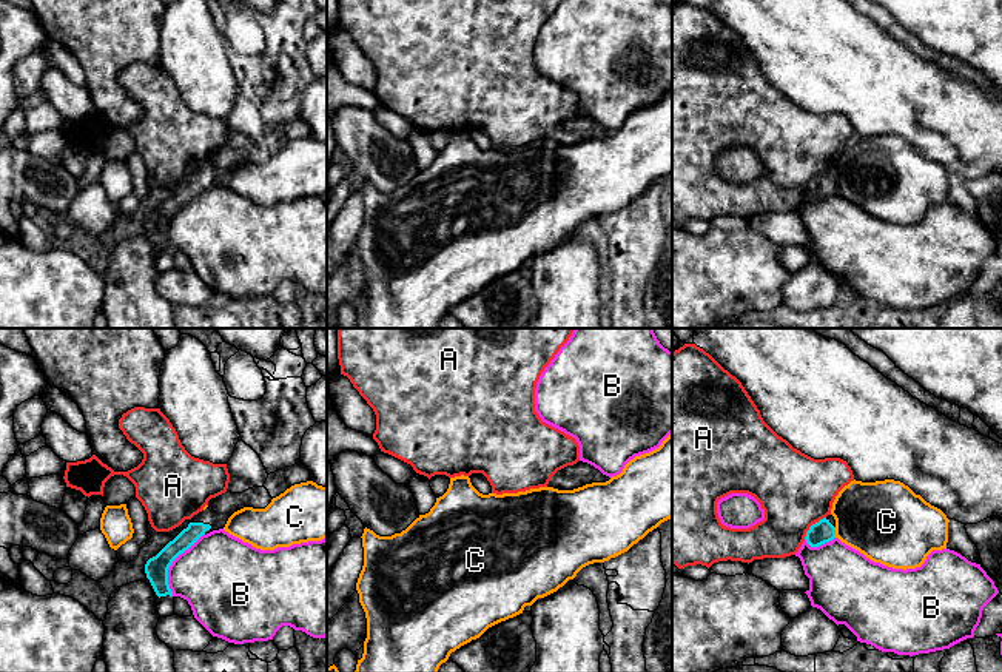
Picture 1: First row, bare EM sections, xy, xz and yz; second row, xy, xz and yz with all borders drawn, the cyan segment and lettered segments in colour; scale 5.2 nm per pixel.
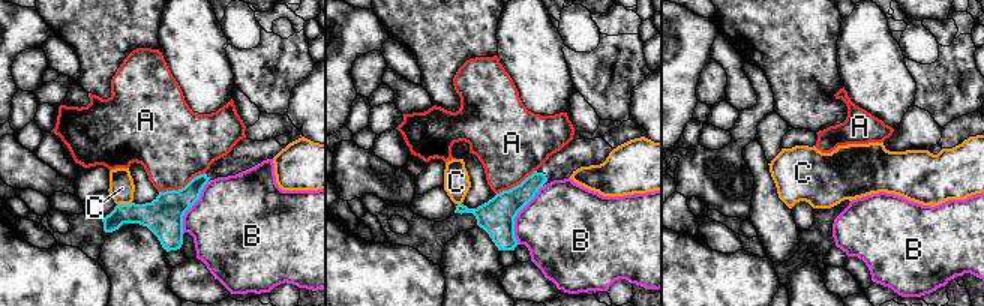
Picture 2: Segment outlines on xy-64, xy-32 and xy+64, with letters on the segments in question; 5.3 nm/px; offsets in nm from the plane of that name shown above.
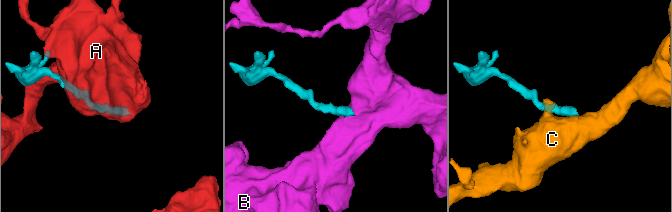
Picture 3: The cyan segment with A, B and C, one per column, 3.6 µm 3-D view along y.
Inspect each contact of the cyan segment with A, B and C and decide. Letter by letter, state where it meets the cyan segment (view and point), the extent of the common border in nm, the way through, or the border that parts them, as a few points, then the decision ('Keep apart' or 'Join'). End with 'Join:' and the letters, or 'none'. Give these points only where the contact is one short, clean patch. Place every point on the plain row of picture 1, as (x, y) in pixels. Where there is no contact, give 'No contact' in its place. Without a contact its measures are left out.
A: Touches cyan at yz (811, 181). Shared border 170 nm. Keep apart
B: Touches cyan at xy (171, 218). Shared border 360 nm. Boundary: xy (204, 188), (170, 221), (168, 242), (171, 250). Keep apart
C: Touches cyan at yz (834, 187). Shared border 60 nm. Keep apart
Join: none

